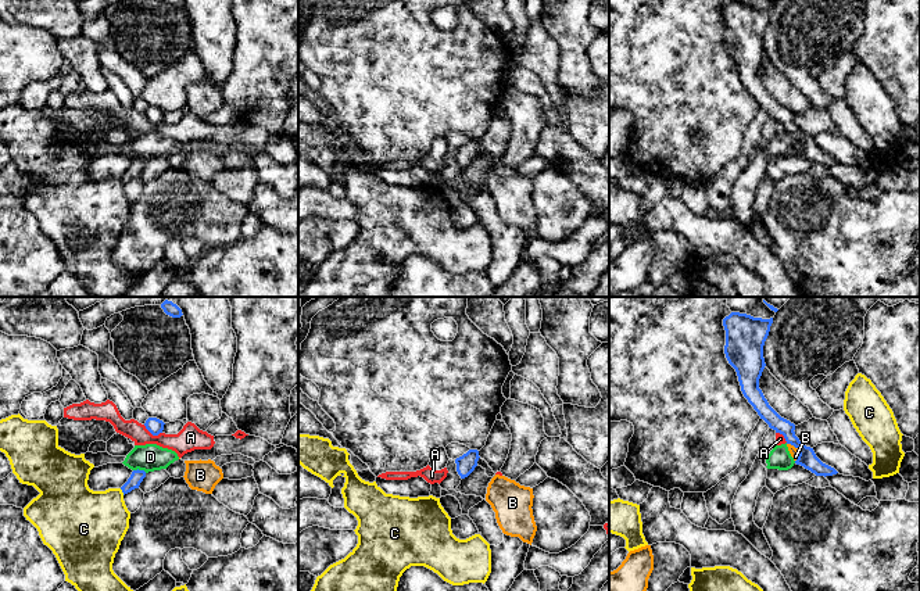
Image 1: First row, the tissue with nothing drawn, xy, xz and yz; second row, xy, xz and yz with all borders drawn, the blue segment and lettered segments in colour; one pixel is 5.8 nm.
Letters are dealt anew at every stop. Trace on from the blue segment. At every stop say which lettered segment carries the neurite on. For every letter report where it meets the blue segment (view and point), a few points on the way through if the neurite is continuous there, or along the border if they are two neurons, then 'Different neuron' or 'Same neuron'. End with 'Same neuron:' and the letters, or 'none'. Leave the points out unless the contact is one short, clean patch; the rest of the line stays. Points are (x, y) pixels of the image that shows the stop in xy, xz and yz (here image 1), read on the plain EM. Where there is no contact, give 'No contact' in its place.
A: Touches blue at xy (153, 124). Boundary: xy (143, 114), (153, 124), (161, 122). Different neuron
B: Touches blue at yz (798, 140). Boundary: yz (787, 132), (797, 139), (798, 147), (795, 150). Different neuron
C: Touches blue at xy (122, 181). Different neuron
D: Touches blue at xy (140, 160). Different neuron
Same neuron: none

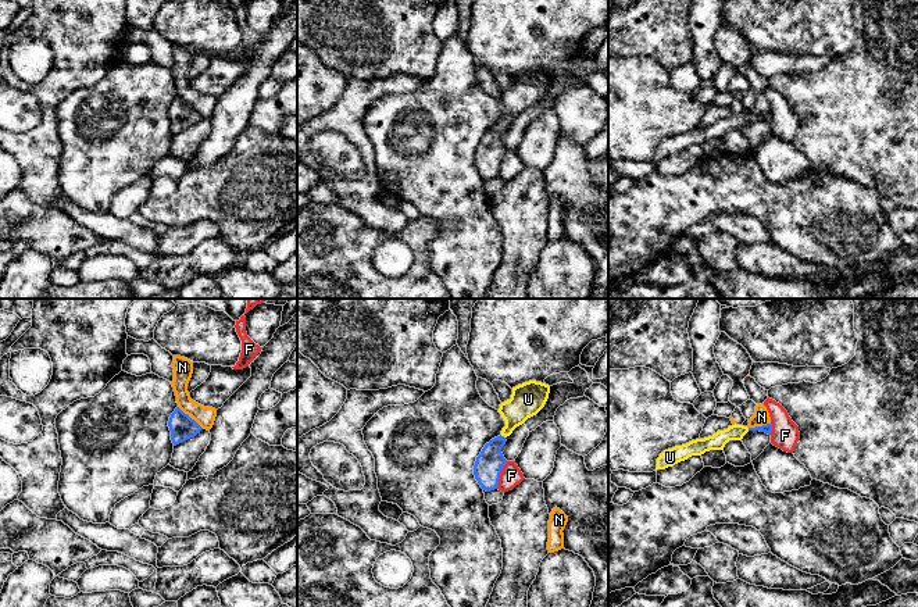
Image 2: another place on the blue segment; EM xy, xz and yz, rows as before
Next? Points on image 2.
F: Touches blue at xz (499, 164). Boundary: xz (507, 150), (496, 177). Different neuron
N: Touches blue at yz (758, 115). Boundary: yz (770, 111), (749, 117). Different neuron
U: Touches blue at xz (503, 125). Path across: xz (488, 156), (492, 139), (503, 125), (515, 100), (527, 89). Same neuron
Same neuron: U

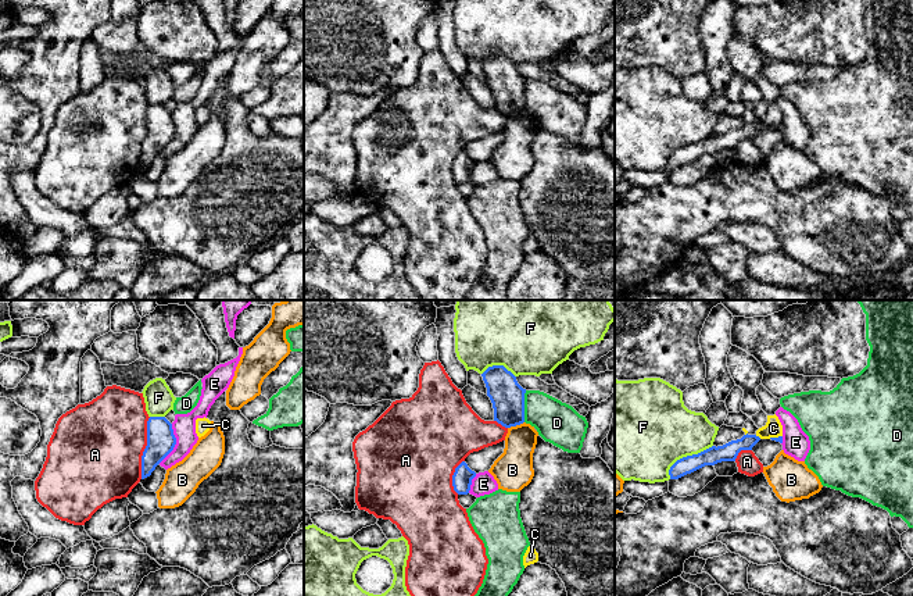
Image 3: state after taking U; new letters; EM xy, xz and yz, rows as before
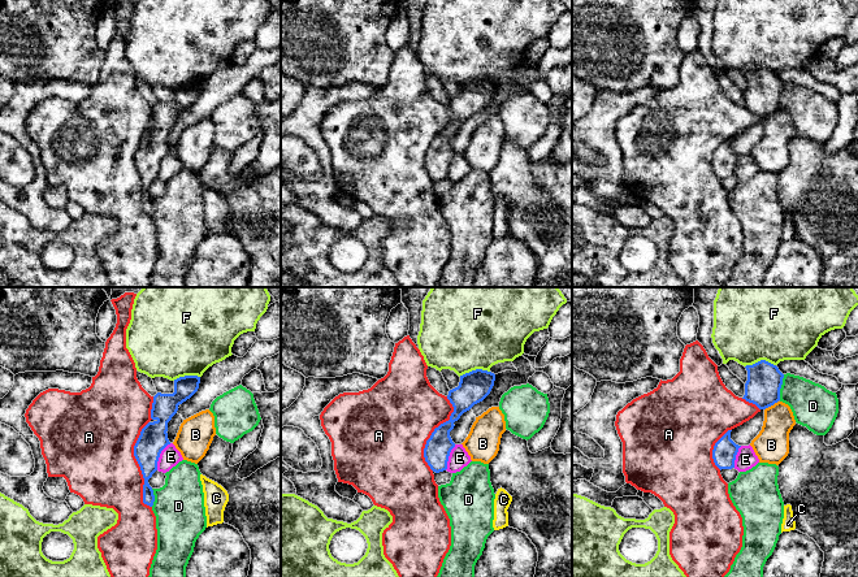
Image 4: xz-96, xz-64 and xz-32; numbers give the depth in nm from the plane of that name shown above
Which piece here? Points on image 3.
A: Touches blue at xy (146, 136). Different neuron
B: Touches blue at xz (515, 114). Boundary: xz (523, 110), (508, 117). Different neuron
C: Touches blue at yz (758, 125). Boundary: yz (755, 124), (761, 127). Different neuron
D: Touches blue at xz (523, 95). Different neuron
E: Touches blue at xy (175, 132). Boundary: xy (172, 113), (175, 134), (158, 152). Different neuron
F: Touches blue at yz (687, 145). Different neuron
Same neuron: none

